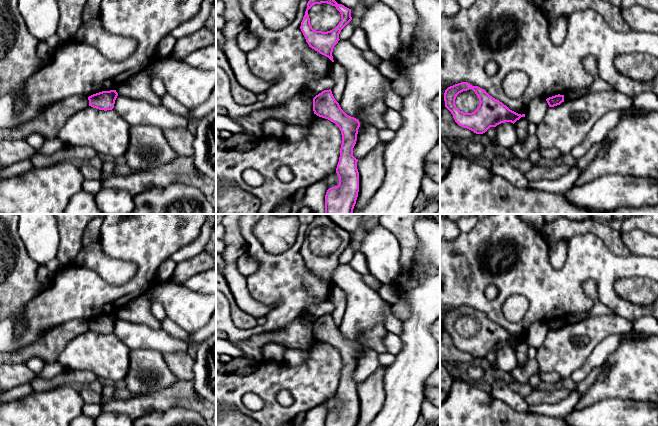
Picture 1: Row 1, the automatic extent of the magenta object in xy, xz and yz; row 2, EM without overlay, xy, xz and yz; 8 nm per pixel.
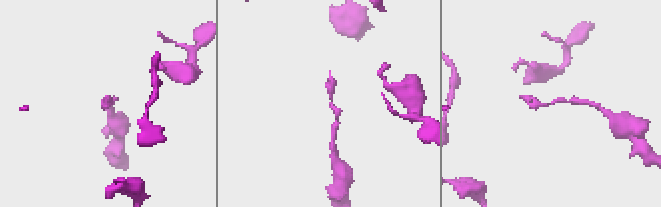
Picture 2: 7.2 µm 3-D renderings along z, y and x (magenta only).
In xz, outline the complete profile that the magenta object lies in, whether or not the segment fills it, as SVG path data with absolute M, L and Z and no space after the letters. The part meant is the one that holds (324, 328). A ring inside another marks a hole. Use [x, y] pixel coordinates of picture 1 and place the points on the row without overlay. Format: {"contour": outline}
{"contour": "M331 313L324 314L313 322L313 335L317 340L335 347L342 359L336 392L339 408L327 414L325 426L356 426L359 416L359 396L358 383L353 380L353 372L357 365L360 346L341 333Z"}

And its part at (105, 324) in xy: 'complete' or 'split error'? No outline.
complete

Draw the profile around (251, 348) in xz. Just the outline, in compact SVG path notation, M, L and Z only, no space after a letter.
M299 317L281 330L267 332L264 336L255 336L232 344L243 351L244 358L261 362L264 360L261 348L263 342L277 343L285 346L286 349L302 350L308 347L313 339L313 323Z

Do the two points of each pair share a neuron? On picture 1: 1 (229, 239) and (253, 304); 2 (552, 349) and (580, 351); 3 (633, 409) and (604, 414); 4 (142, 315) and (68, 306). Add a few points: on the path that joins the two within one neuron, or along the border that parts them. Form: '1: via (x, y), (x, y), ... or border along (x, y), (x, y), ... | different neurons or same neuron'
1: via (231, 255), (231, 274), (237, 282), (238, 288) | same neuron
2: via (559, 351), (573, 351) | same neuron
3: via (626, 414), (611, 414) | same neuron
4: border along (135, 298), (127, 301), (114, 313) | different neurons

